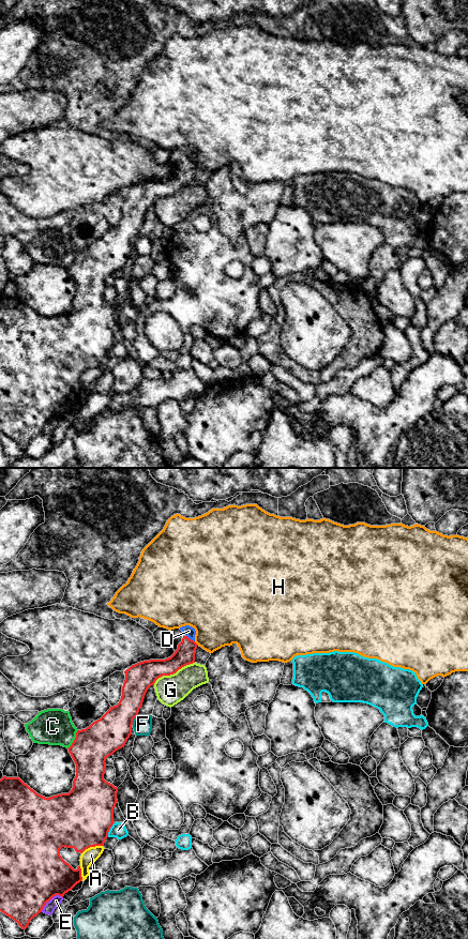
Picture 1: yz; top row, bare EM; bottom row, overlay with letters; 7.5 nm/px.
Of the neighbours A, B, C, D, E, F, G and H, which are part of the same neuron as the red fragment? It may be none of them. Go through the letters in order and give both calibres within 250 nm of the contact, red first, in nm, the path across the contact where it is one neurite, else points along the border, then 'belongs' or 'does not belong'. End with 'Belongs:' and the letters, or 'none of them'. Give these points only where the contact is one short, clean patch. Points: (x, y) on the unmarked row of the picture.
A: calibres 440 and 110 nm; does not belong
B: calibres 440 and 120 nm; does not belong
C: calibres 280 and 280 nm; does not belong
D: calibres 150 and 80 nm; way yz (184, 175), (191, 160), (189, 151); belongs
E: calibres 480 and 80 nm; does not belong
F: calibres 280 and 140 nm; does not belong
G: calibres 200 and 220 nm; border yz (194, 182), (182, 186), (172, 194), (161, 196), (153, 205); does not belong
H: calibres 150 and 400 nm; border yz (194, 162), (198, 165); does not belong
Belongs: D

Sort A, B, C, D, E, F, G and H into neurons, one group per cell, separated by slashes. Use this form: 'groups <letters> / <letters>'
groups A / B / C / D / E / F / G / H

